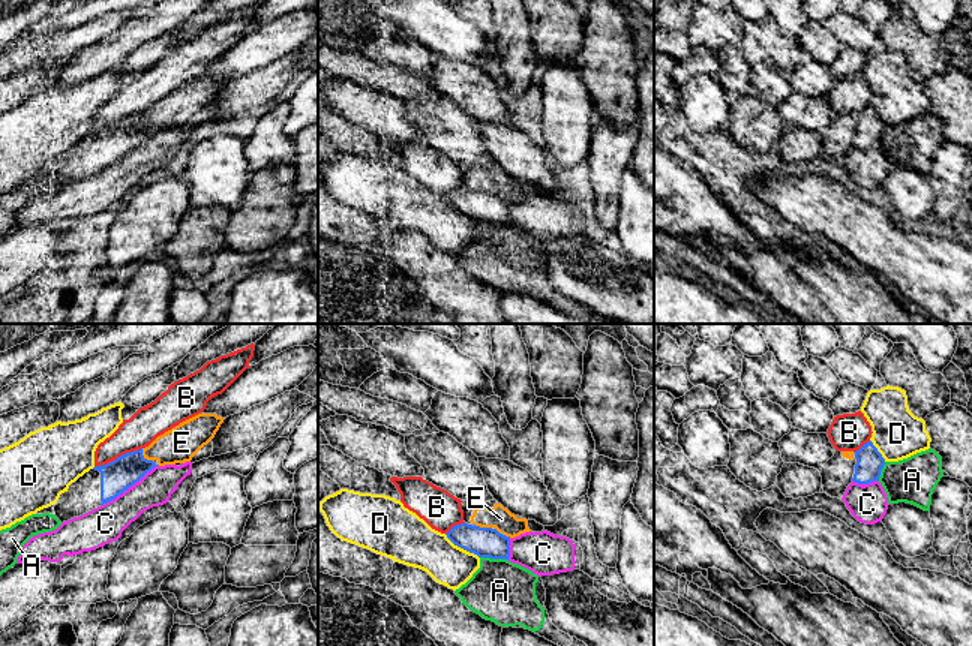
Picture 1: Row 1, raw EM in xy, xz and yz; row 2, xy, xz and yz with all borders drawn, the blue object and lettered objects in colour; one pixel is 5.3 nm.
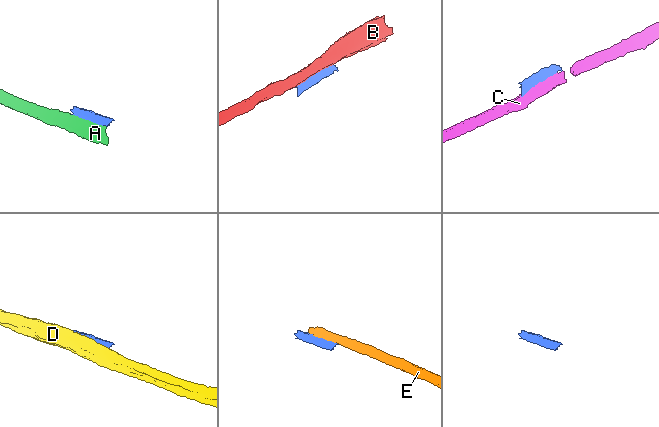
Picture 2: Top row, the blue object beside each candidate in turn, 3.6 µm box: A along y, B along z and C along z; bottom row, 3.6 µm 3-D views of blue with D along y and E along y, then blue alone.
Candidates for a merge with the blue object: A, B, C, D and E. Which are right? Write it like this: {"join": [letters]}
{"join": []}

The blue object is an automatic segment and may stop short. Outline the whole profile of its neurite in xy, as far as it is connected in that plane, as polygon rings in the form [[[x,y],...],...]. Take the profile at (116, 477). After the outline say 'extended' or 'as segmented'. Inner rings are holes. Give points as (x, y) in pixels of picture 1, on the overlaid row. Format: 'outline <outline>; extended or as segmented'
outline [[[142,448],[96,466],[80,477],[58,501],[36,514],[50,513],[62,523],[80,517],[122,495],[158,466],[142,456]]]; extended

